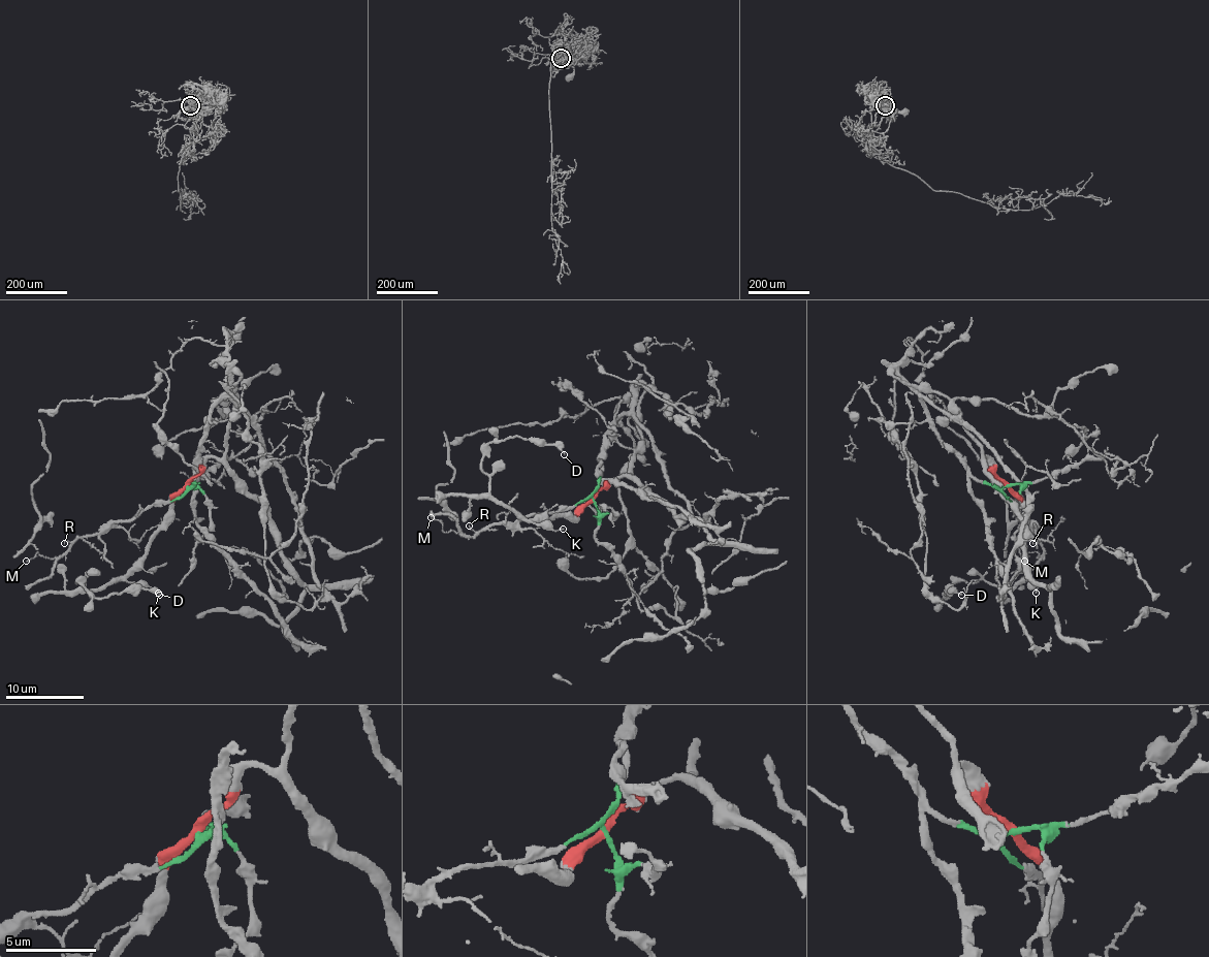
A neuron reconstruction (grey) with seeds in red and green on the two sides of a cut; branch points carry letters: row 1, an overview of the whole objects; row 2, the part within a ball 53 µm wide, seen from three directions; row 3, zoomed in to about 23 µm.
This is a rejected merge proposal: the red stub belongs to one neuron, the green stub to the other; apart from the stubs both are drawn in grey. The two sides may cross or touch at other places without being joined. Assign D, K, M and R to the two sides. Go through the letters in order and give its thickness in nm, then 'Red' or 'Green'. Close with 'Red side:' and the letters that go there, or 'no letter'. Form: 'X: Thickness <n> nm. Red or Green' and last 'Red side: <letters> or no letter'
D: Thickness 120 nm. Red
K: Thickness 120 nm. Red
M: Thickness 100 nm. Green
R: Thickness 100 nm. Green
Red side: D, K

